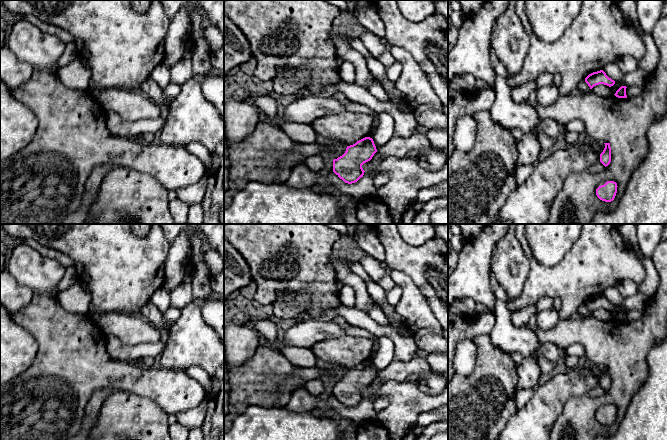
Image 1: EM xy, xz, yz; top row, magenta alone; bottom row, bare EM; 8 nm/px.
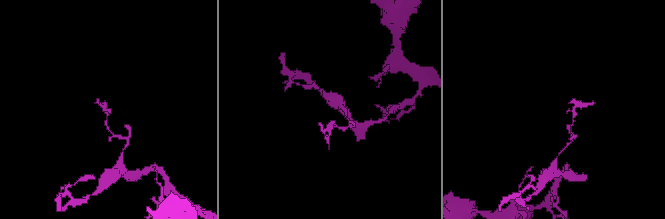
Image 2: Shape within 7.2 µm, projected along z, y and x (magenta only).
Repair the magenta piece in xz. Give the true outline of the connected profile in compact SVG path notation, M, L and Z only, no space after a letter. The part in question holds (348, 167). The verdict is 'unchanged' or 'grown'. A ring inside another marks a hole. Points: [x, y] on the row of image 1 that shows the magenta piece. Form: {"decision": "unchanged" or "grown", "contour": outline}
{"decision": "unchanged", "contour": "M365 137L347 146L345 153L333 160L333 172L345 183L355 183L364 175L362 165L370 161L376 152L373 139Z"}

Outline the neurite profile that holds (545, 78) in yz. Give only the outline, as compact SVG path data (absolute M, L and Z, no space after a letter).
M542 72L537 76L535 82L538 88L543 86L549 86L553 84L553 78L554 78L553 73Z

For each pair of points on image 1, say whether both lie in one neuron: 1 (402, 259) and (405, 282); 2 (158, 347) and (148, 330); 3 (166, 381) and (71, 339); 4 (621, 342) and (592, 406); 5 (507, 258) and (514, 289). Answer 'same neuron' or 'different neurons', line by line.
1: different neurons
2: different neurons
3: same neuron
4: same neuron
5: same neuron

